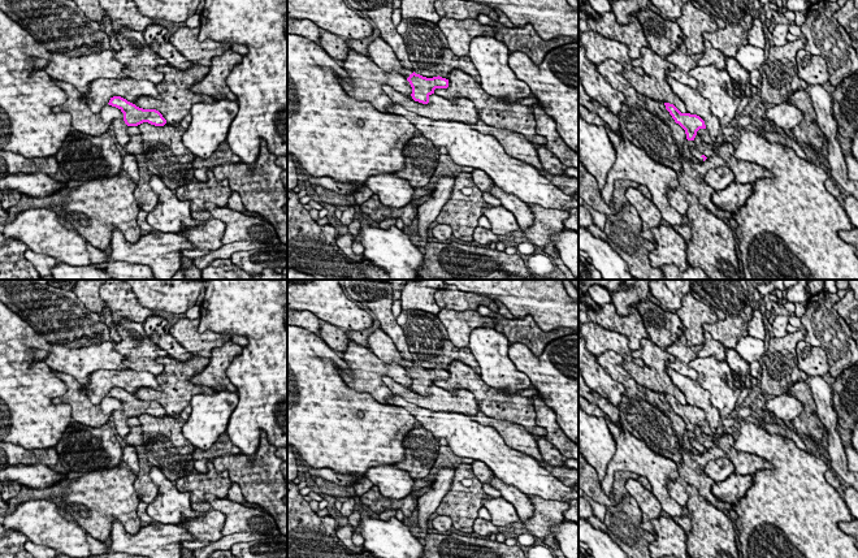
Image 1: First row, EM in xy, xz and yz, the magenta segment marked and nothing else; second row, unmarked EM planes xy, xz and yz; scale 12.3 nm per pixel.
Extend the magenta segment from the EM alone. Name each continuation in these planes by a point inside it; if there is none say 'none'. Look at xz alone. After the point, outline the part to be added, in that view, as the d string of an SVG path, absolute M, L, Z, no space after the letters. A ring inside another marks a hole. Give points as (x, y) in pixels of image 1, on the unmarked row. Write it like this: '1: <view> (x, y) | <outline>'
1: xz (382, 346) | M381 328L369 334L368 345L370 351L385 363L396 363L406 369L413 364L402 358L393 339Z

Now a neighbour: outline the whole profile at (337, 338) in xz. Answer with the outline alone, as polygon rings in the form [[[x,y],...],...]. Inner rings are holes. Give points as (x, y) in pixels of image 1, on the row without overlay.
[[[321,321],[320,324],[318,336],[330,349],[335,350],[338,354],[344,352],[347,350],[348,342],[351,341],[344,329],[325,321]]]

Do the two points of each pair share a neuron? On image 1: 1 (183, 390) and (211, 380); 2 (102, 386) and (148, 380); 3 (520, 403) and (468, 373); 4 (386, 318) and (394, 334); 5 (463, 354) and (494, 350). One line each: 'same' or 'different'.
1: different
2: same
3: same
4: same
5: different

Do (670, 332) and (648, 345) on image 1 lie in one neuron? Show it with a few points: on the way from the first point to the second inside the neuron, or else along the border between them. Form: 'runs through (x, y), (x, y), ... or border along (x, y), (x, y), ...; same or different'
border along (650, 338), (664, 350); different

